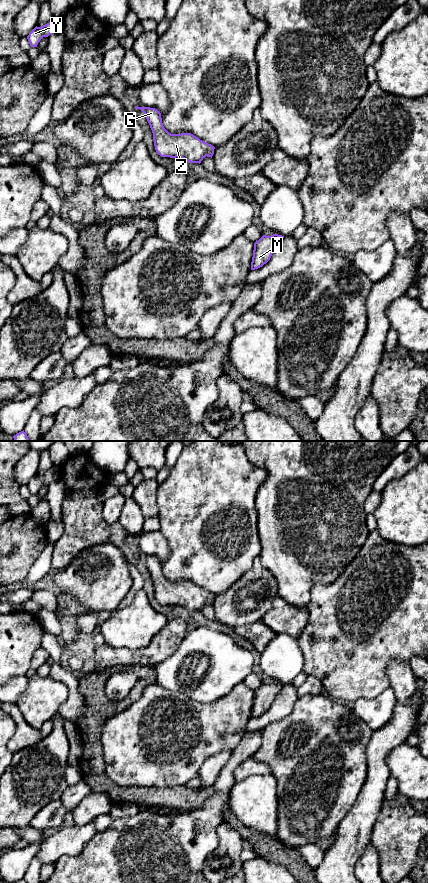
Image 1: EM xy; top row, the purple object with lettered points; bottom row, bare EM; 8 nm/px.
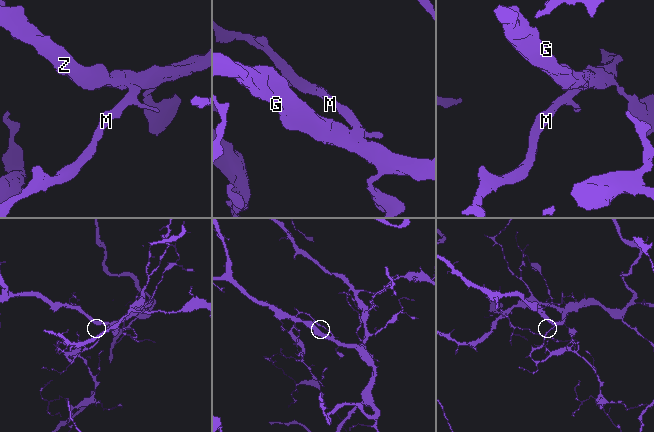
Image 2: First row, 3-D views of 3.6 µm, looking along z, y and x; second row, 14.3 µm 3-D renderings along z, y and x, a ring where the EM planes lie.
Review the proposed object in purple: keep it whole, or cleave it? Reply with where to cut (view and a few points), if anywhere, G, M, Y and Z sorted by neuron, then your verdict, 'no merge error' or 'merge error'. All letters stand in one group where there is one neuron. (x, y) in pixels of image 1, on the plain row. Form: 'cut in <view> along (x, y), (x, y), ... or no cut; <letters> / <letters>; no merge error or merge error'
no cut; G M Y Z; no merge error

